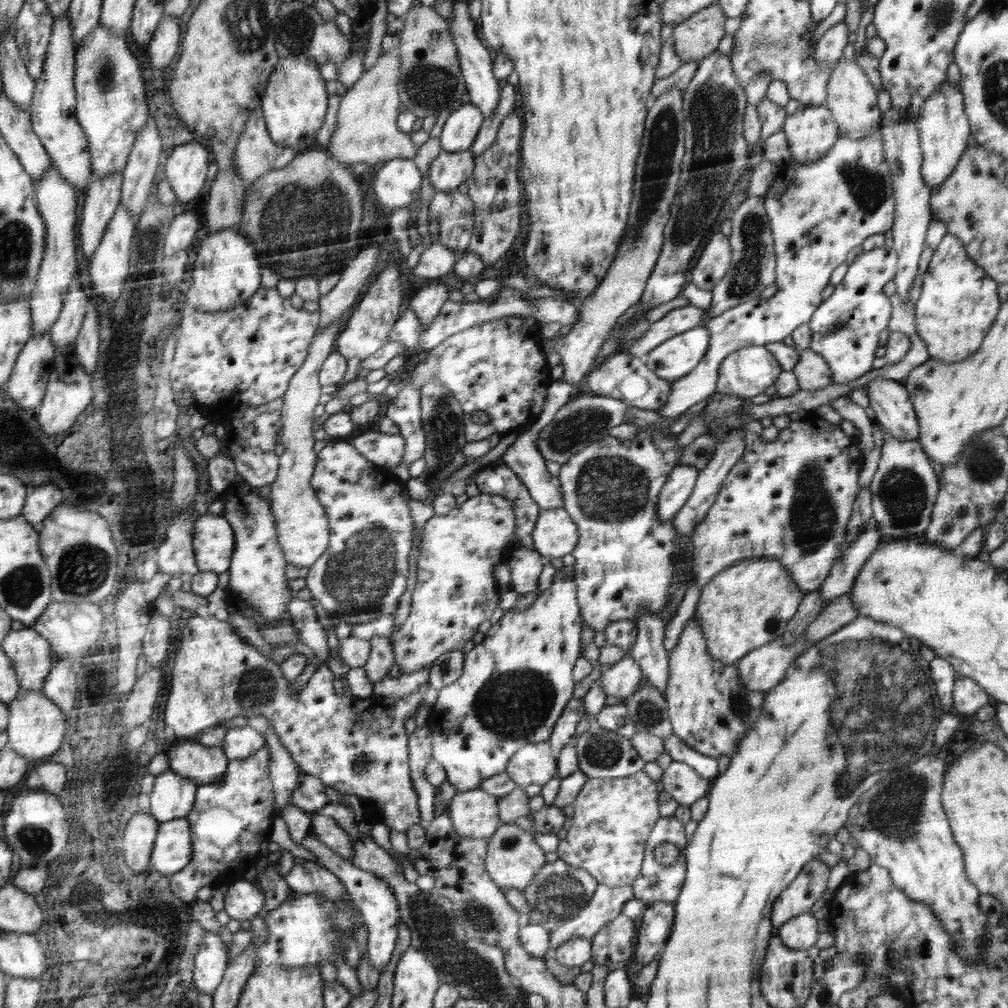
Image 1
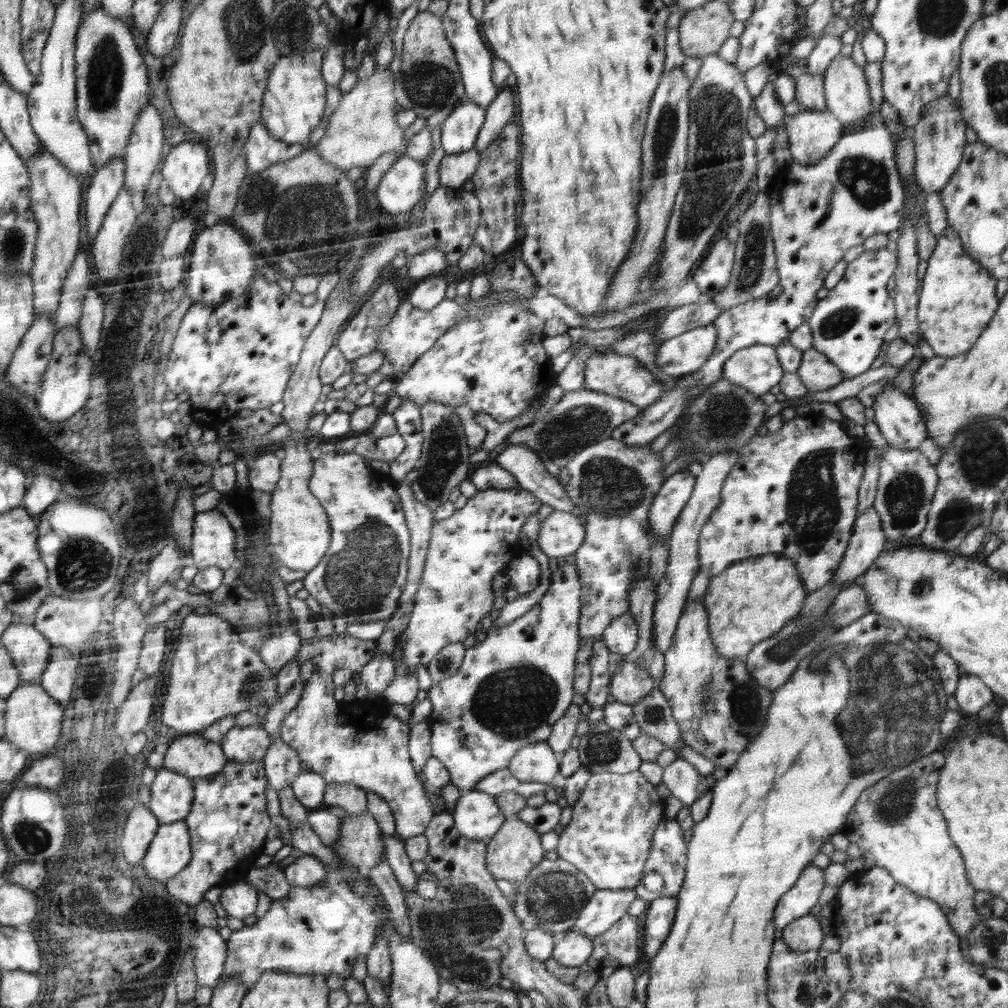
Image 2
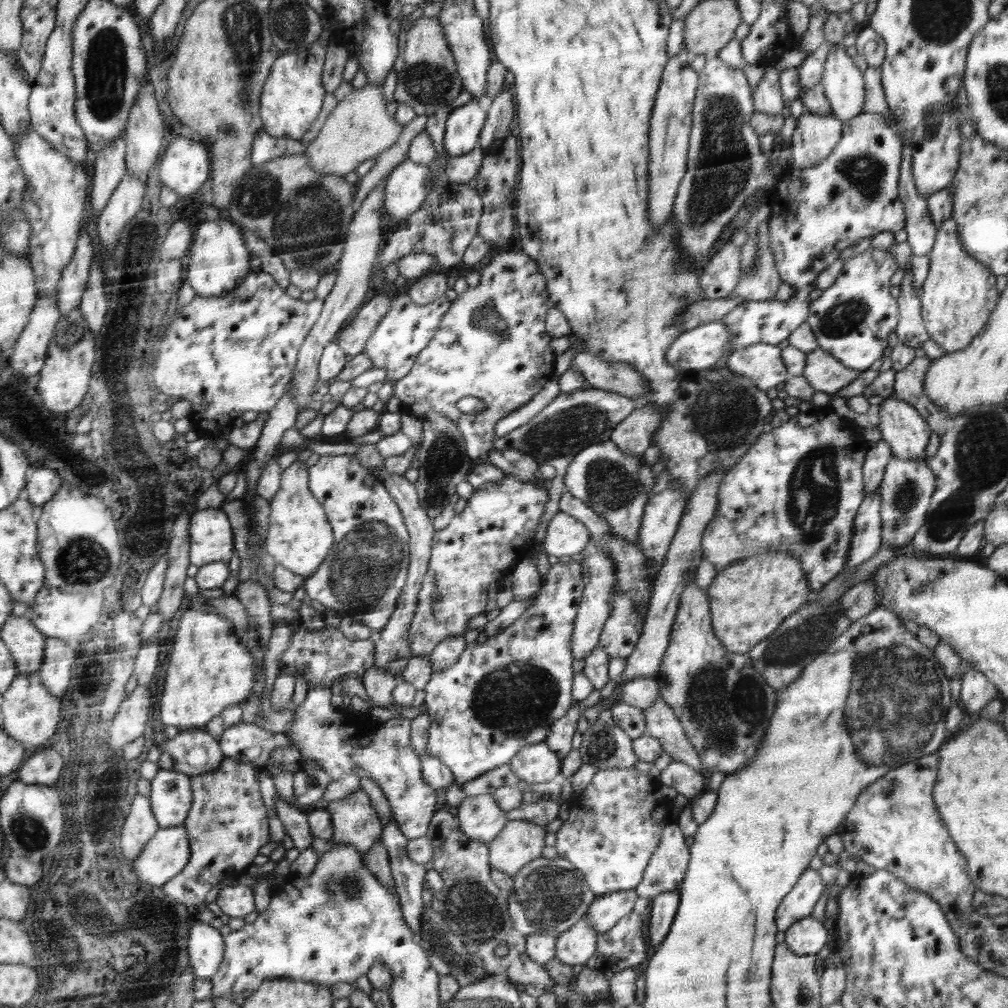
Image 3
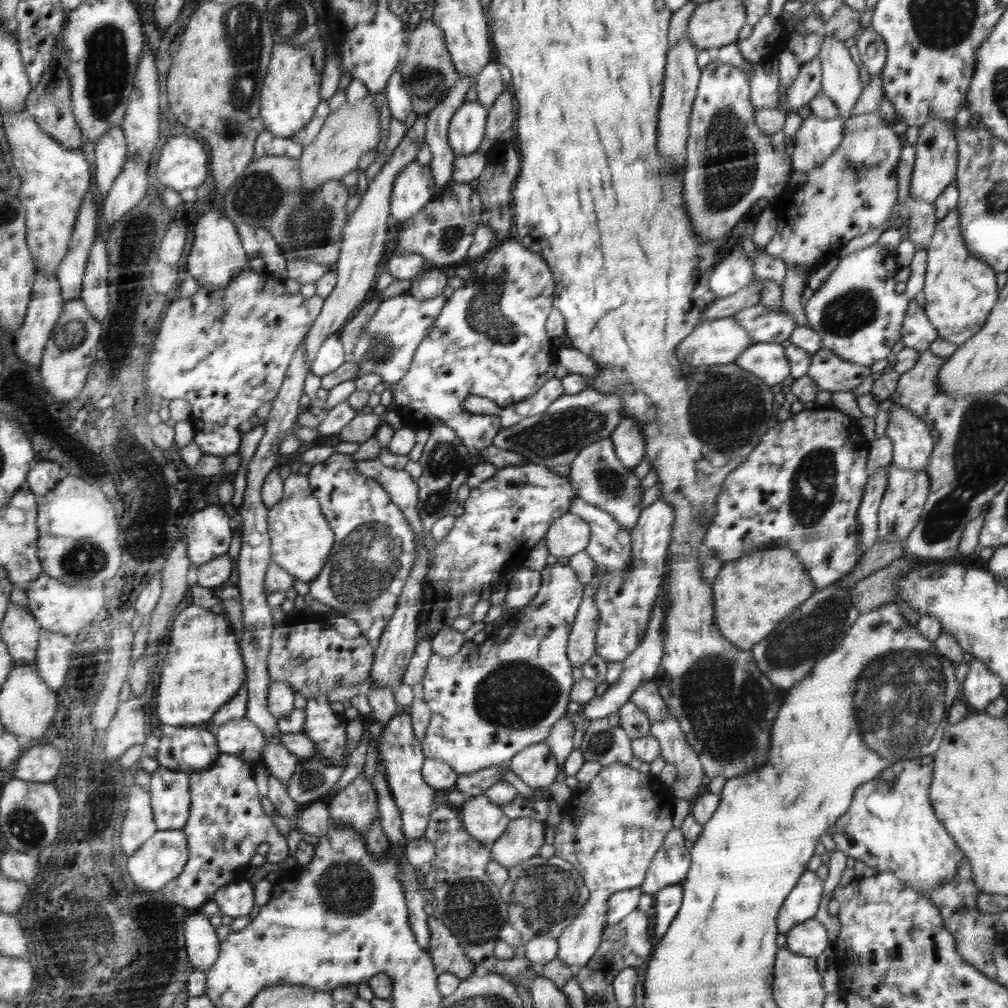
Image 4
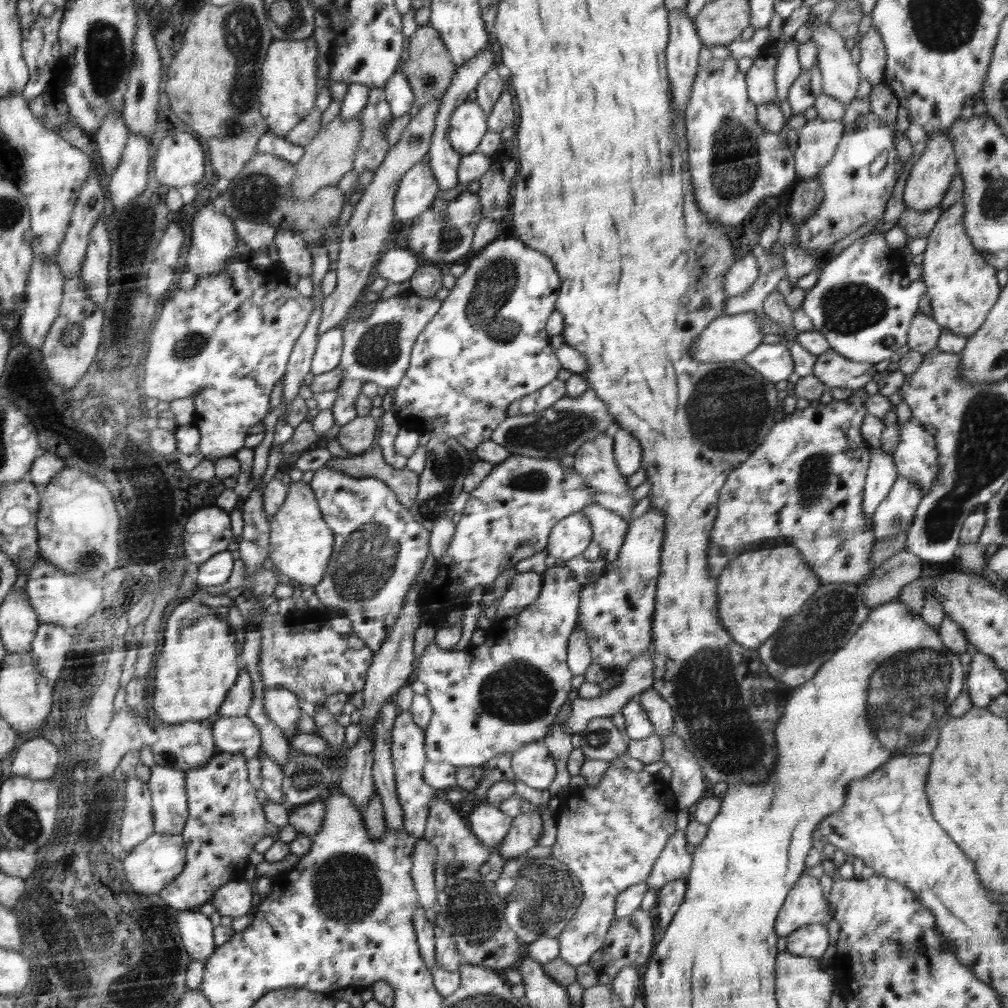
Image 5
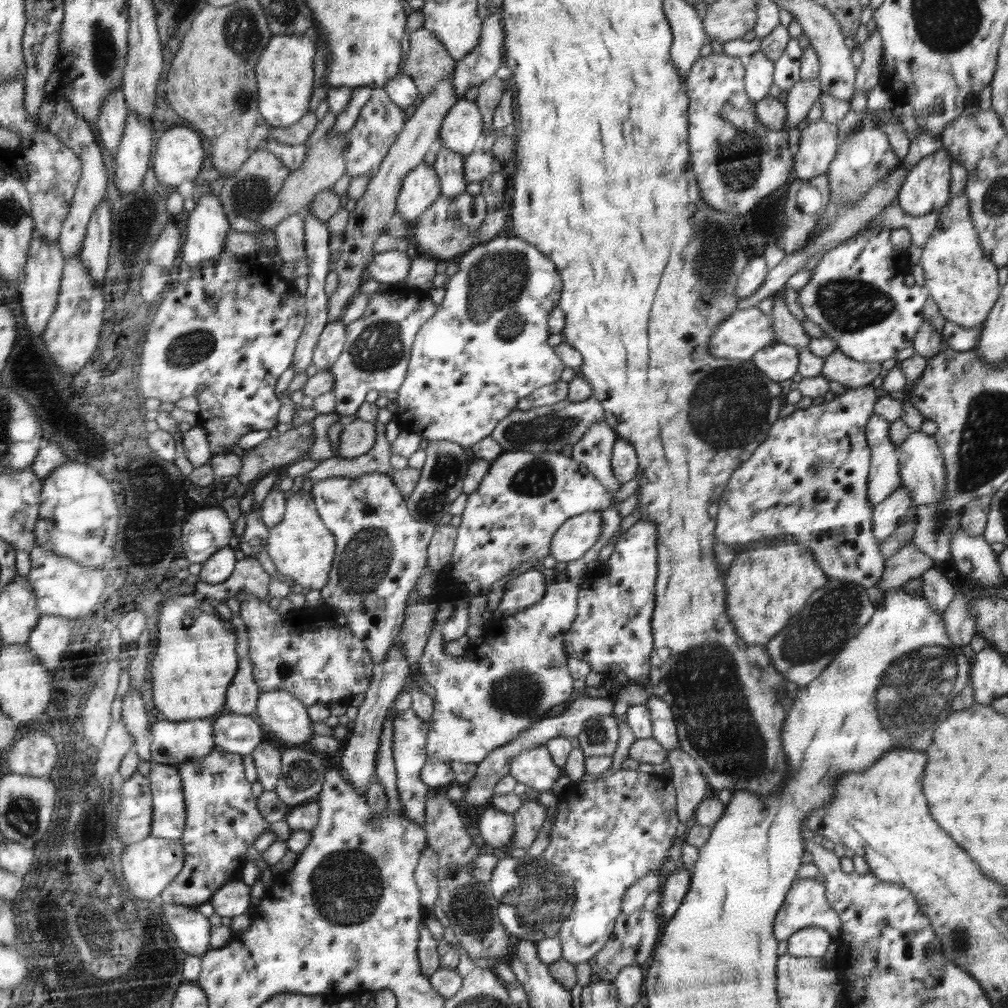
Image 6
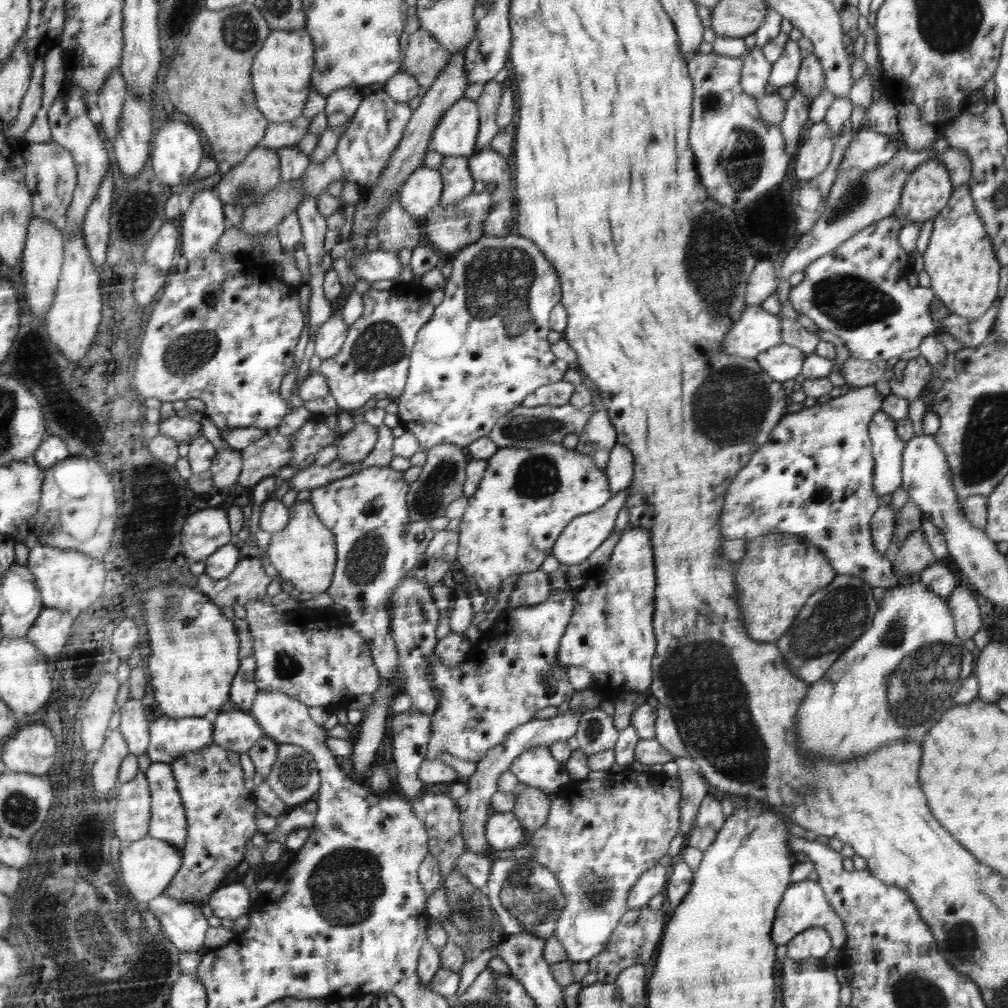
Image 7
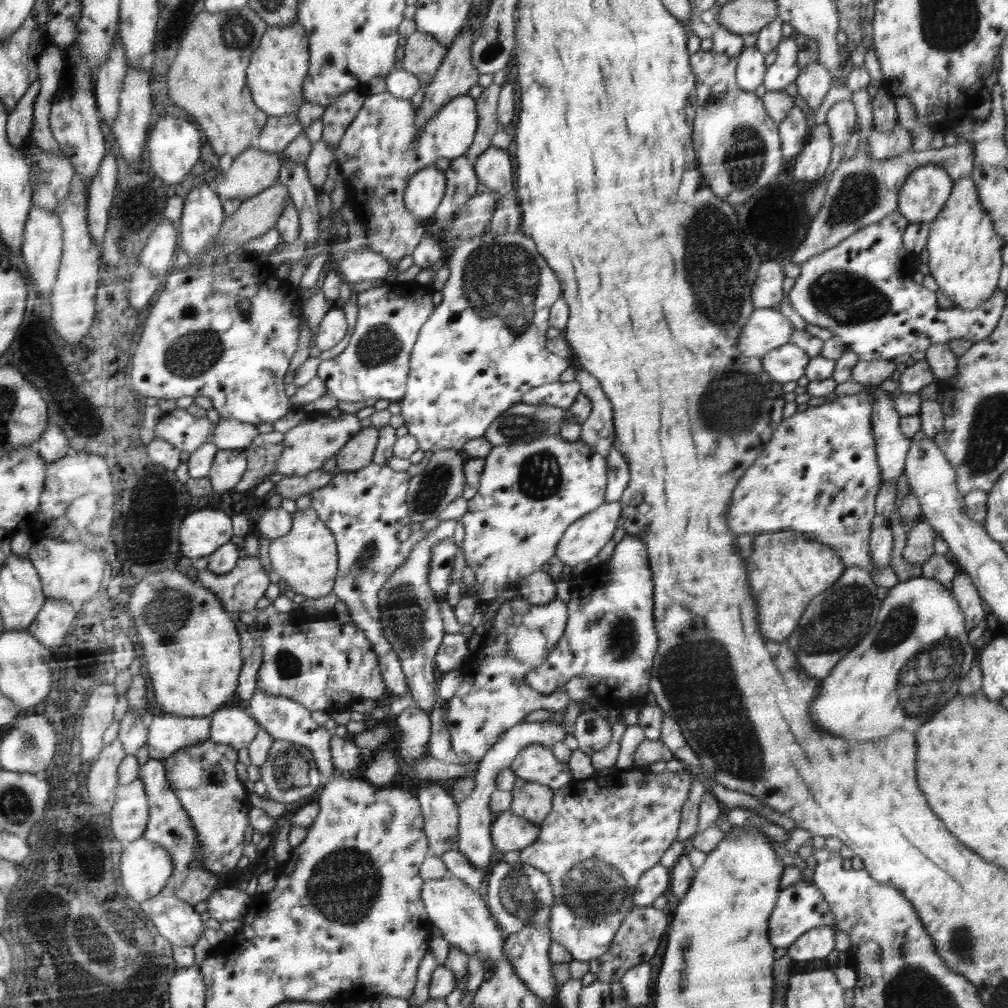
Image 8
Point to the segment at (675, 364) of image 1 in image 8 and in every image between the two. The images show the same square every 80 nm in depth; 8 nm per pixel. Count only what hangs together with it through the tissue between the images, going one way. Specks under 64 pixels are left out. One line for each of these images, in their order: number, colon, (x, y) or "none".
2: (679, 356)
3: (695, 350)
4: (721, 341)
5: (729, 338)
6: (745, 332)
7: (758, 330)
8: (767, 329)

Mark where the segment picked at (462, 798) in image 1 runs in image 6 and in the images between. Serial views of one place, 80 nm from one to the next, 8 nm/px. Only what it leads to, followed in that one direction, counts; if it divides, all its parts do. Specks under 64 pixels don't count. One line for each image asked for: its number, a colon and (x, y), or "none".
2: (478, 816)
3: (482, 818)
4: (485, 820)
5: (491, 824)
6: (496, 827)

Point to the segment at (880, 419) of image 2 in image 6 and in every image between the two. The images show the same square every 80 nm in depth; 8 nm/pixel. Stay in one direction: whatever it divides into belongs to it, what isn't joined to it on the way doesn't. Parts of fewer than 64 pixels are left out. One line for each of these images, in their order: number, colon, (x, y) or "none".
3: (901, 426)
4: (912, 444)
5: (915, 457)
6: (921, 465)

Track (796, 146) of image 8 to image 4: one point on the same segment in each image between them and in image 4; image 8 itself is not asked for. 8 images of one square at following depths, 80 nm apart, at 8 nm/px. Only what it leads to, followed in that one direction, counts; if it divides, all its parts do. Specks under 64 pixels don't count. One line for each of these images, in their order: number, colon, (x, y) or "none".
4: (807, 84)
5: (801, 95)
6: (804, 93)
7: (792, 127)

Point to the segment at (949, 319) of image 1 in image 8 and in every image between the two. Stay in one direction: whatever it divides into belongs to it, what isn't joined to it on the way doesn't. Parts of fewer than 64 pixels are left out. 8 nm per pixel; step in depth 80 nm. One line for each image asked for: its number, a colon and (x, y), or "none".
2: (958, 298)
3: (959, 294)
4: (960, 290)
5: (963, 288)
6: (963, 282)
7: (959, 259)
8: (964, 253)

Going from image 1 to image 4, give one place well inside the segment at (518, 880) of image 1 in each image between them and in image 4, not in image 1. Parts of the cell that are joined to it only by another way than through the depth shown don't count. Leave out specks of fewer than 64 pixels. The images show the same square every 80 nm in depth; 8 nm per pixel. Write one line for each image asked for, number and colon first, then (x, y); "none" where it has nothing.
2: (513, 853)
3: (520, 842)
4: (521, 840)

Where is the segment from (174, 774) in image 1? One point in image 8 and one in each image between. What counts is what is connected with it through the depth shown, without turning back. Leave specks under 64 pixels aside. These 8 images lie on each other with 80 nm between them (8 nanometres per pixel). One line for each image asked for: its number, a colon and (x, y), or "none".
2: (172, 794)
3: (171, 795)
4: (171, 796)
5: (170, 805)
6: (170, 816)
7: (169, 823)
8: (170, 826)

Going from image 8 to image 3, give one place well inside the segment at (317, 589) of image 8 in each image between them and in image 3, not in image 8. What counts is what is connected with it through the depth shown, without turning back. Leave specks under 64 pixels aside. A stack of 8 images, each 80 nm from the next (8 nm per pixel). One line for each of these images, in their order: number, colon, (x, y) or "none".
3: (299, 536)
4: (301, 539)
5: (300, 542)
6: (301, 546)
7: (304, 551)

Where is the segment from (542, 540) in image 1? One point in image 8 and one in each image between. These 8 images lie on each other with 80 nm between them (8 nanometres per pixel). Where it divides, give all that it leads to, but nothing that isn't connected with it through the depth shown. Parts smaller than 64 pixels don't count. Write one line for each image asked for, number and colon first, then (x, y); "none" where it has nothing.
2: (560, 534)
3: (565, 535)
4: (571, 534)
5: (571, 539)
6: (579, 535)
7: (587, 533)
8: (584, 539)

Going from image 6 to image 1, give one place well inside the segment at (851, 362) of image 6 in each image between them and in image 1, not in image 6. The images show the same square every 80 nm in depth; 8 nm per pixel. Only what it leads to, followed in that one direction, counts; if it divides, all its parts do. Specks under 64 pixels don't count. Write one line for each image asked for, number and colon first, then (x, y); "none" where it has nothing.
1: (812, 372)
2: (816, 371)
3: (825, 373)
4: (830, 372)
5: (832, 369)

